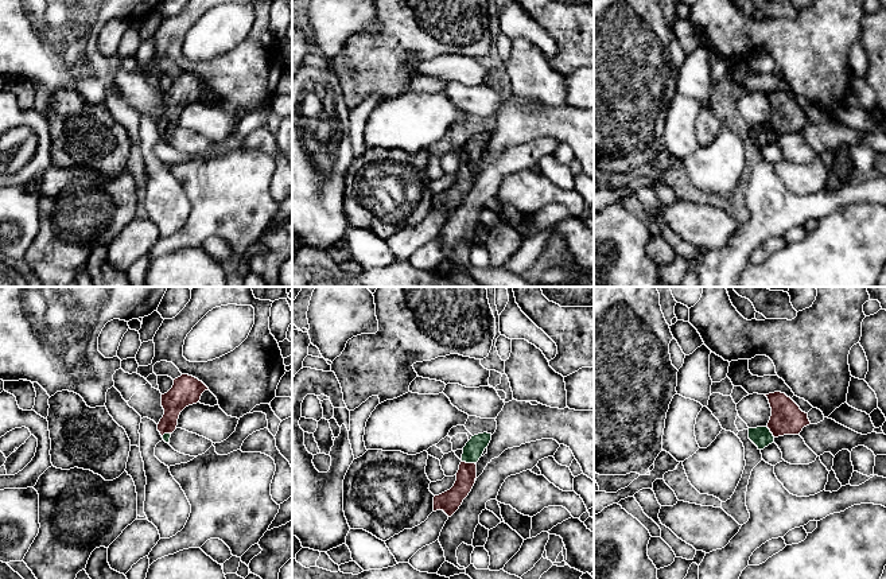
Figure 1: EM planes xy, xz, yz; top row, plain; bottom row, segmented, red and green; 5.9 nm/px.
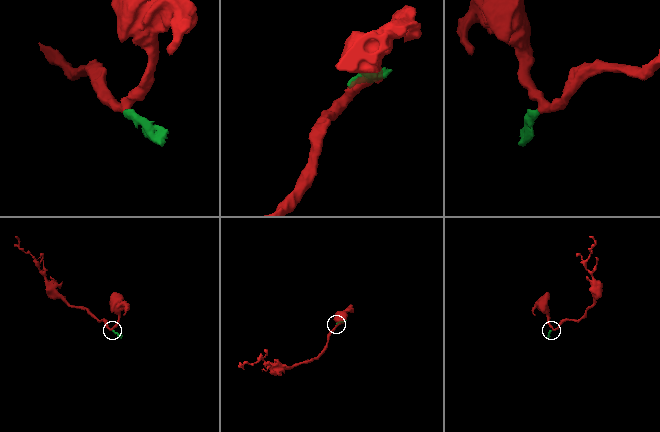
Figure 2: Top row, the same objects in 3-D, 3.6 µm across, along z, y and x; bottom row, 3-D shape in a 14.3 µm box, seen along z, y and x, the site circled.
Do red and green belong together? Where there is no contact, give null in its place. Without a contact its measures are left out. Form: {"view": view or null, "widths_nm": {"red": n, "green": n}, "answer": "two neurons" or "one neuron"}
{"view": "xz", "widths_nm": {"red": 120, "green": 120}, "answer": "one neuron"}

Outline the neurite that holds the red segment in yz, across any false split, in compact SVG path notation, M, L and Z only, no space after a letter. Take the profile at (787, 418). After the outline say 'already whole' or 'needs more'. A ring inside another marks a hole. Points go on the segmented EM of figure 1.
M774 392L765 395L772 408L772 416L766 427L749 428L749 439L763 450L784 435L798 435L804 427L809 425L808 413L785 393Z; needs more

